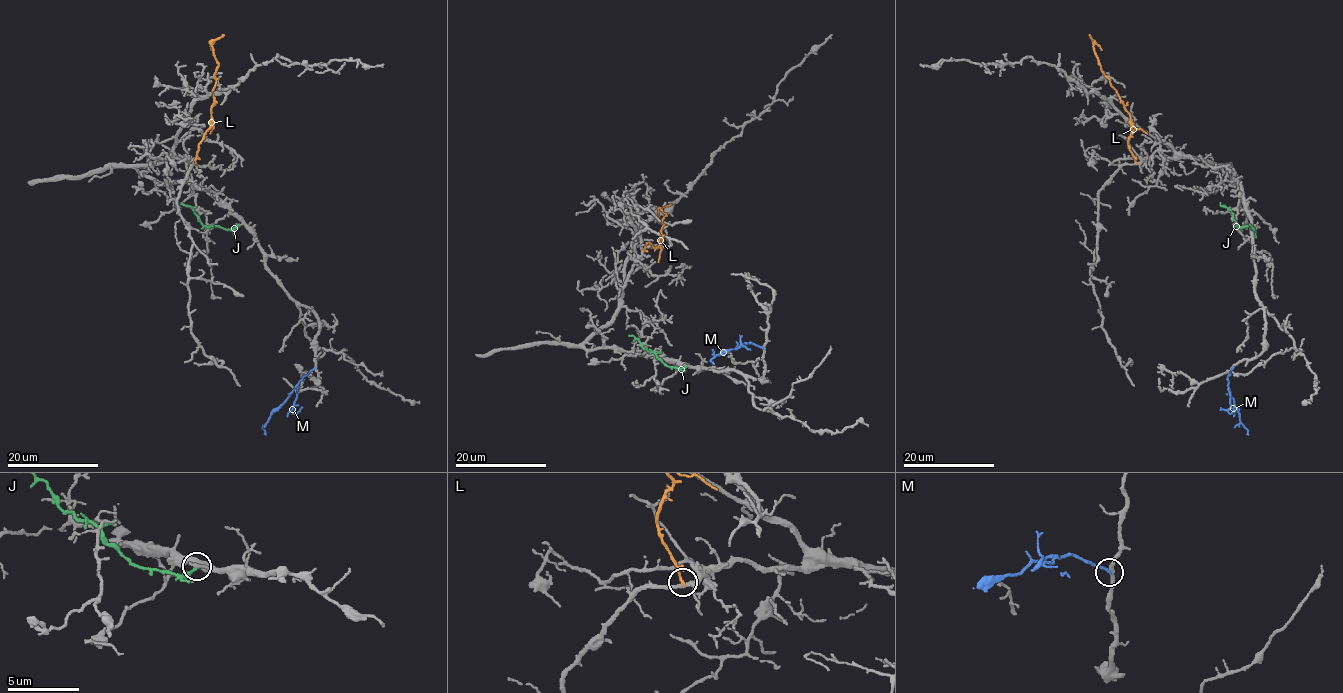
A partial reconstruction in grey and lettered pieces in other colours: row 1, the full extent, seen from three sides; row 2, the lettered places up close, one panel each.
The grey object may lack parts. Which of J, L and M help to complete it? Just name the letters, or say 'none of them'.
none of them

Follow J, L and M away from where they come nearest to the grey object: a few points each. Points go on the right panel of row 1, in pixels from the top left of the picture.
J: (1251, 225), (1253, 230), (1250, 226), (1237, 226), (1234, 215), (1220, 202)
L: (1136, 163), (1128, 145), (1133, 129), (1131, 115), (1100, 65), (1089, 35)
M: (1233, 368), (1227, 377), (1229, 394), (1248, 435)

